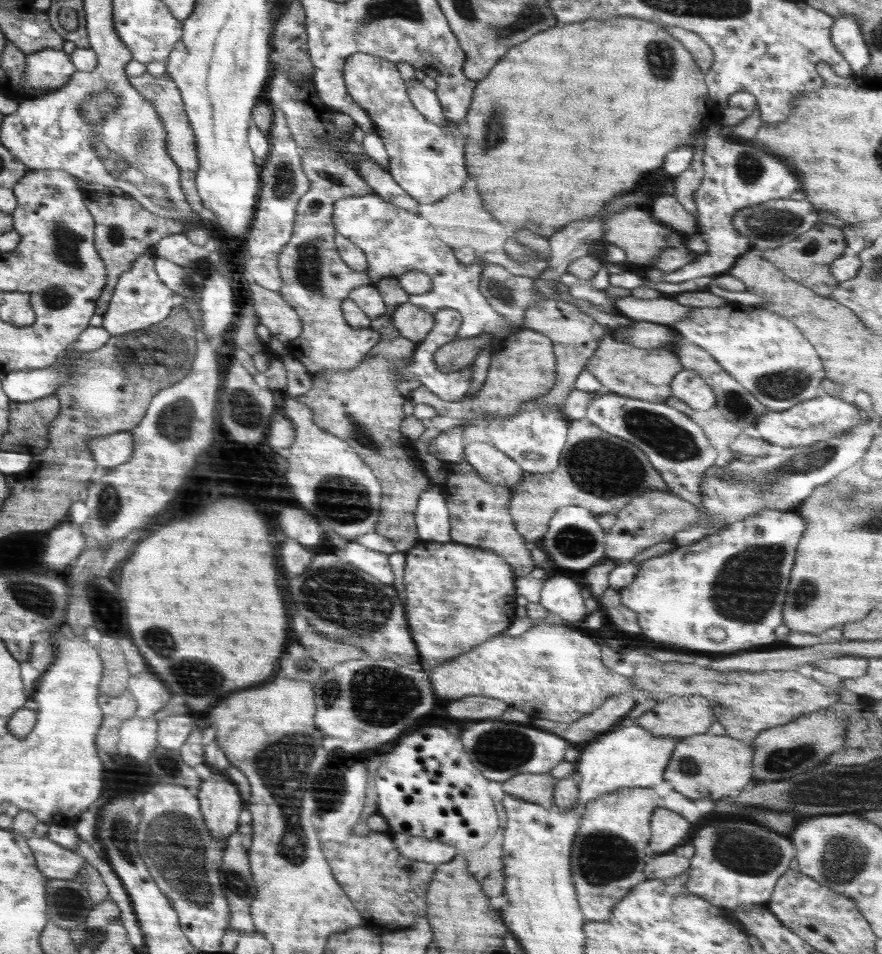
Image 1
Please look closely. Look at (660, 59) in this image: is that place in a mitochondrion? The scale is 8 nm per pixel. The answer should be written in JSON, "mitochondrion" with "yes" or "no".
{"mitochondrion":"yes"}

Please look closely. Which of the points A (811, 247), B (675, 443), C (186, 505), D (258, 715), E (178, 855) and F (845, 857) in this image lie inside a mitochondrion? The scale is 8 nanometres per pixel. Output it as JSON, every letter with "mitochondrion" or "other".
{"A":"mitochondrion","B":"mitochondrion","C":"other","D":"other","E":"mitochondrion","F":"mitochondrion"}

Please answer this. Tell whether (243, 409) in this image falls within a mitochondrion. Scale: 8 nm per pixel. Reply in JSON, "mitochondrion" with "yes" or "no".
{"mitochondrion":"yes"}

